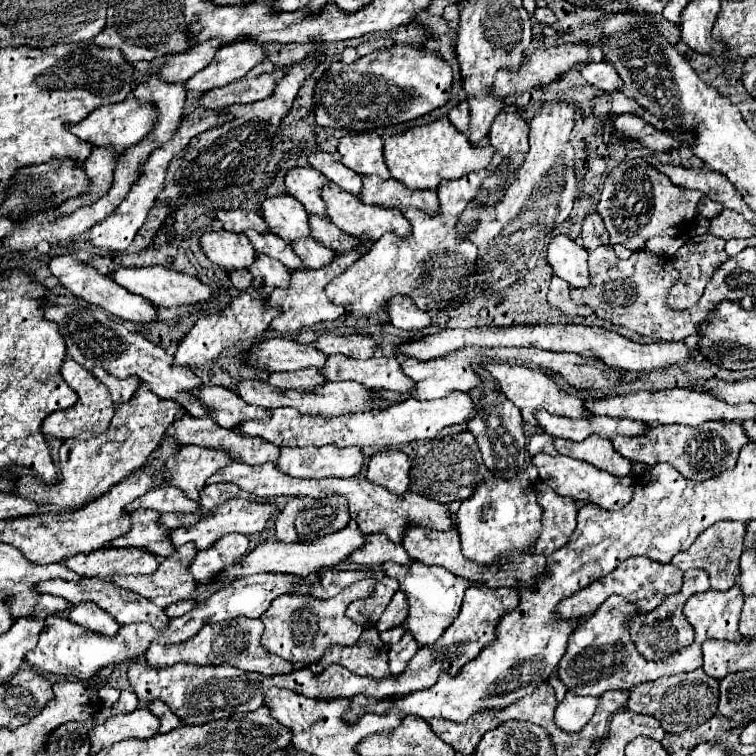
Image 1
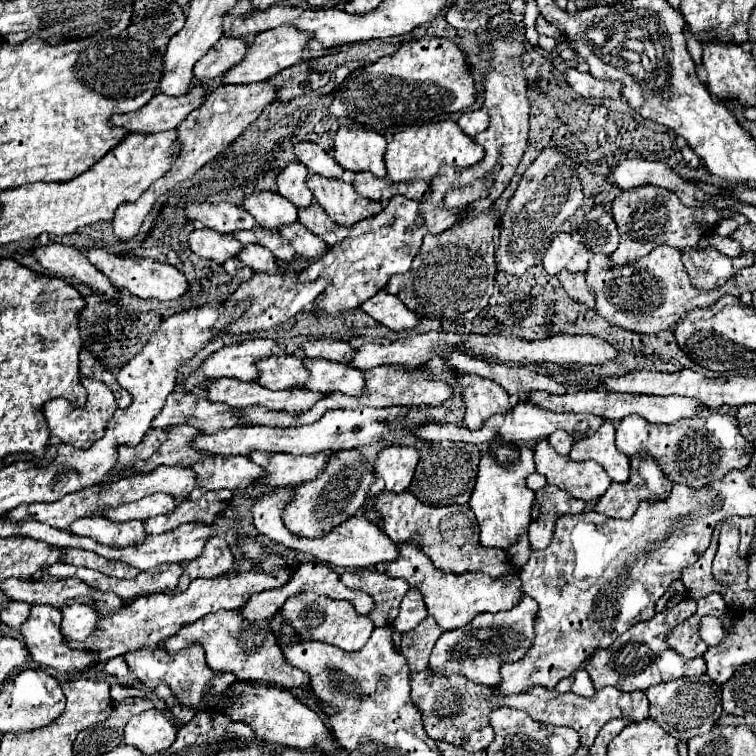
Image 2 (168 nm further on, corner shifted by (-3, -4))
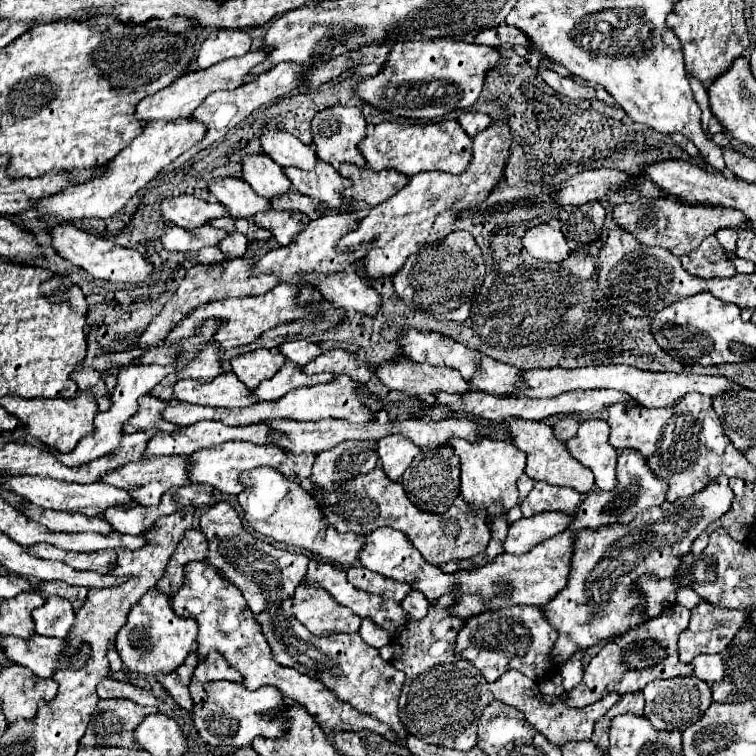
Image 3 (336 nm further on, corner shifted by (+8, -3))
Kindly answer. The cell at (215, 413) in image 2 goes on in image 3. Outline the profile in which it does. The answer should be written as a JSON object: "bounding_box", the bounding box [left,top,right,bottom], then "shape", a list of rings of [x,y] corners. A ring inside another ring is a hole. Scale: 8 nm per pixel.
{"bounding_box":[122,394,178,434],"shape":[[[148,394],[138,398],[138,412],[128,418],[128,422],[124,422],[122,432],[126,434],[134,434],[134,432],[150,432],[150,430],[162,430],[162,432],[172,432],[178,426],[174,426],[172,422],[164,422],[164,418],[160,418],[160,410],[164,410],[164,406],[172,404],[176,400],[170,402],[160,402],[158,398],[152,398]]]}

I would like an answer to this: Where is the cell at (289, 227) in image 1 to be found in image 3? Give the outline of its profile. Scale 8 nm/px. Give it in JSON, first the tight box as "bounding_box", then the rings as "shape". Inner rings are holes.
{"bounding_box":[208,178,270,218],"shape":[[[216,178],[208,182],[210,194],[230,212],[232,218],[248,218],[254,214],[266,212],[270,202],[258,196],[244,180],[240,178]]]}

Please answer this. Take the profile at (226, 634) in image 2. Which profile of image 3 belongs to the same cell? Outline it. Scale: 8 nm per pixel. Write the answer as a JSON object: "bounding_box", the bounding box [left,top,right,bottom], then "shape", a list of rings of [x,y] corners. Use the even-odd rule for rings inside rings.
{"bounding_box":[172,562,400,742],"shape":[[[188,562],[188,566],[184,566],[184,584],[172,598],[172,610],[180,617],[194,619],[198,624],[198,656],[204,658],[208,650],[220,650],[224,658],[228,658],[228,664],[236,666],[236,670],[244,674],[244,686],[248,690],[258,690],[262,686],[278,688],[282,696],[306,706],[318,718],[326,734],[370,730],[388,742],[400,740],[398,734],[384,722],[354,710],[348,702],[336,698],[336,694],[320,680],[276,664],[268,642],[264,642],[264,636],[260,634],[260,626],[256,626],[256,618],[252,618],[252,612],[244,602],[244,596],[234,586],[228,586],[228,582],[224,582],[224,578],[220,578],[220,574],[216,574],[216,570],[212,570],[206,562]]]}

